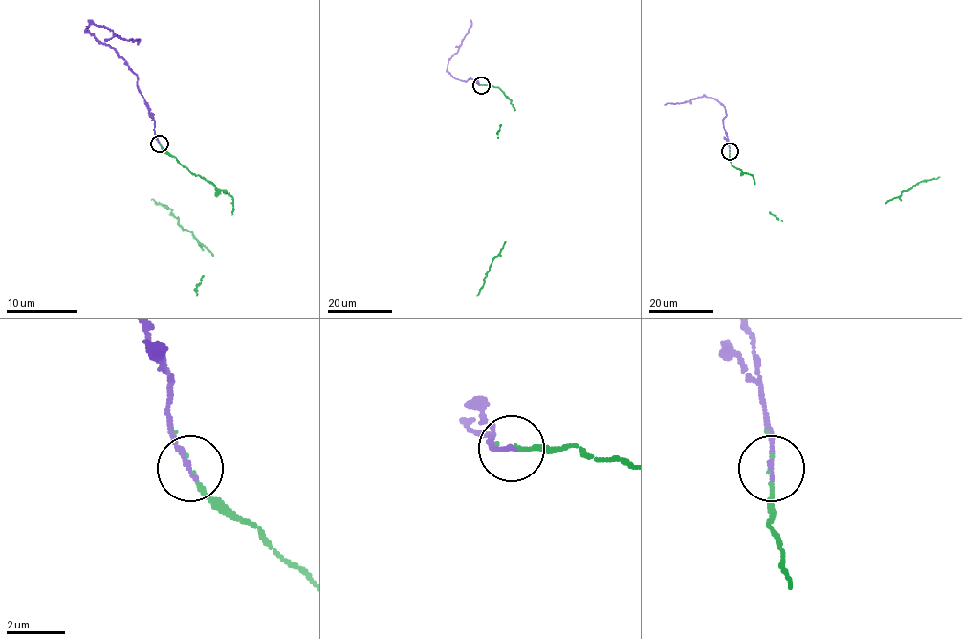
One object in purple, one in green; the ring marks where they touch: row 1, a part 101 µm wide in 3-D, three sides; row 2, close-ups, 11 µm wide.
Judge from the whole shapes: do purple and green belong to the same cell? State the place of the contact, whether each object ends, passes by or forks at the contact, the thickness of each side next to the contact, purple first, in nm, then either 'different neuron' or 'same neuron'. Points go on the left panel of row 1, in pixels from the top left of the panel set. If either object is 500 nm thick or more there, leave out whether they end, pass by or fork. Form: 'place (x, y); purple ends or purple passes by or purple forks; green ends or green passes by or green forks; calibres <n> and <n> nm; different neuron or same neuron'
place (160, 143); purple ends; green passes by; calibres 160 and 70 nm; same neuron

